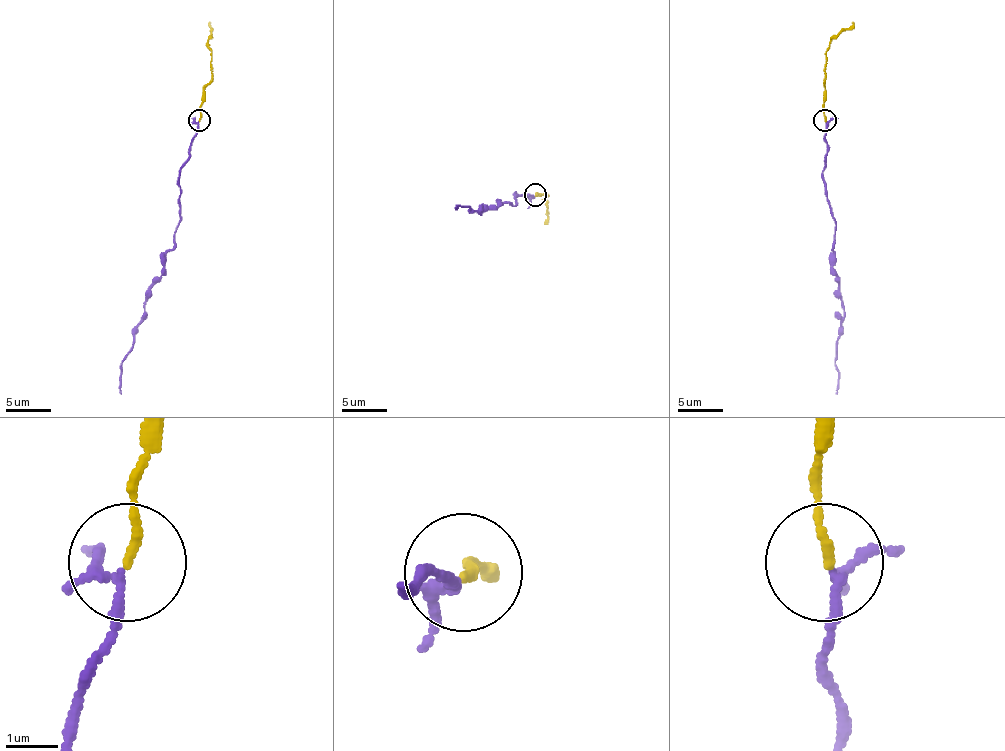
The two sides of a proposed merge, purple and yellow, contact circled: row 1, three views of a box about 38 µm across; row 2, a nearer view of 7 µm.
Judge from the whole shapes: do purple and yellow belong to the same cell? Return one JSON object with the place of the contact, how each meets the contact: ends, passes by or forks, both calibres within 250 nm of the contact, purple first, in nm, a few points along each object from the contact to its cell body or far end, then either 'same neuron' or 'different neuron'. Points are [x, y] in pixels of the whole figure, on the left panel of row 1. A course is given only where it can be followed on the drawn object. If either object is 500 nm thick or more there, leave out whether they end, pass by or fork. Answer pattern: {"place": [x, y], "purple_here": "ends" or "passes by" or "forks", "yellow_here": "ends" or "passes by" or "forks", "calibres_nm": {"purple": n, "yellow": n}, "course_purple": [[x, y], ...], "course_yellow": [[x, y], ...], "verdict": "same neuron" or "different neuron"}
{"place": [199, 120], "purple_here": "forks", "yellow_here": "ends", "calibres_nm": {"purple": 140, "yellow": 160}, "course_purple": [[197, 121], [188, 161], [180, 170], [175, 244], [150, 289], [132, 349], [121, 363], [121, 394]], "course_yellow": [[200, 121], [202, 89], [211, 80], [211, 22]], "verdict": "same neuron"}

